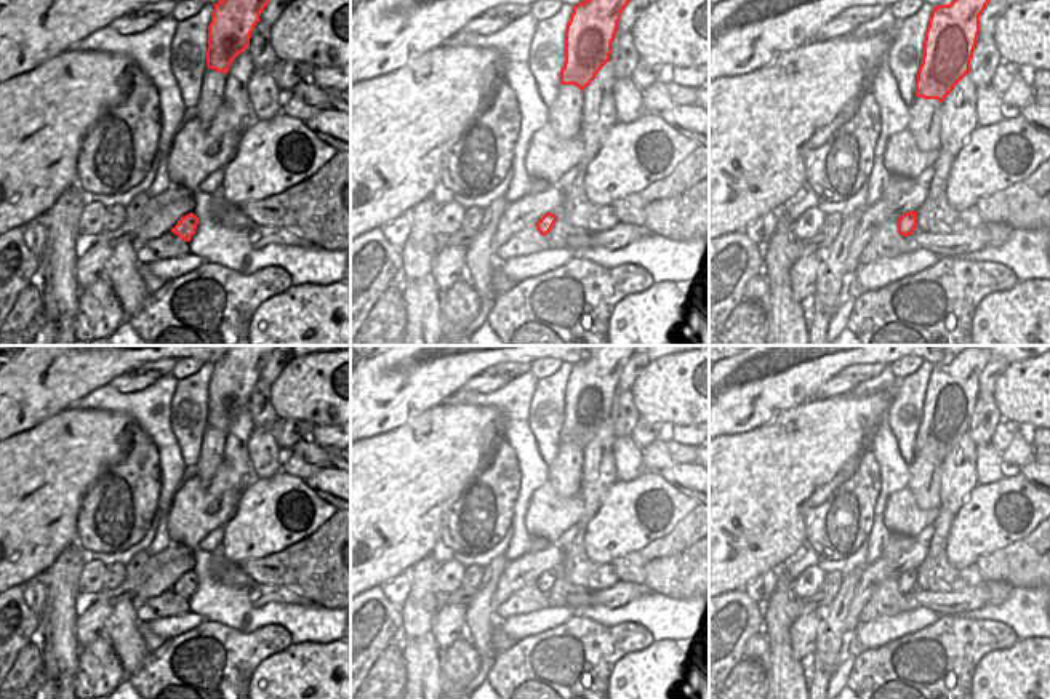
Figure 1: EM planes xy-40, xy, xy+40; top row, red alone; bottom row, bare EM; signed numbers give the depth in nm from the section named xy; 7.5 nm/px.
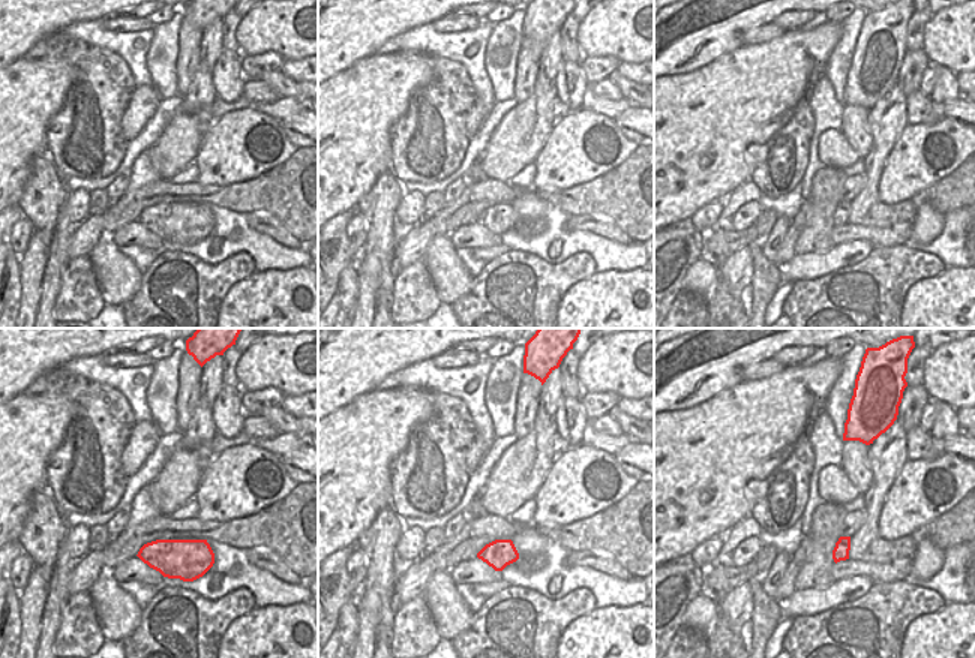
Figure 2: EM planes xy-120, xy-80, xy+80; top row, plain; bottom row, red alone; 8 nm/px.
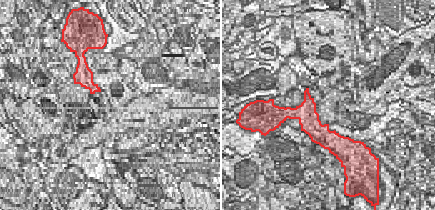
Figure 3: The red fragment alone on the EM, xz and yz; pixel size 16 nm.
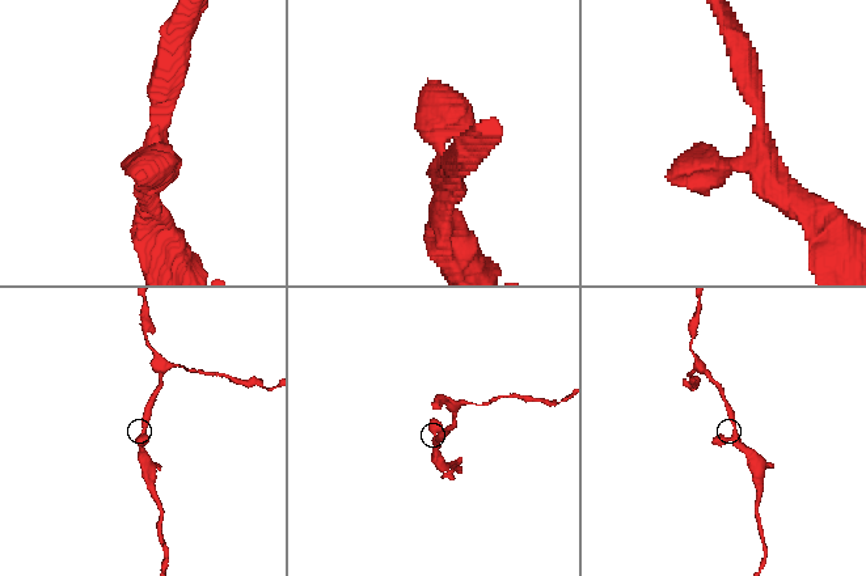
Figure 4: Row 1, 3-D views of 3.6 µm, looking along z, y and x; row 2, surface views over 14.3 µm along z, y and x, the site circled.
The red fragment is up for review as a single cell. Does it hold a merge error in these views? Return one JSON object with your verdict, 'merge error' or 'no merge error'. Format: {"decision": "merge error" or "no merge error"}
{"decision": "no merge error"}

